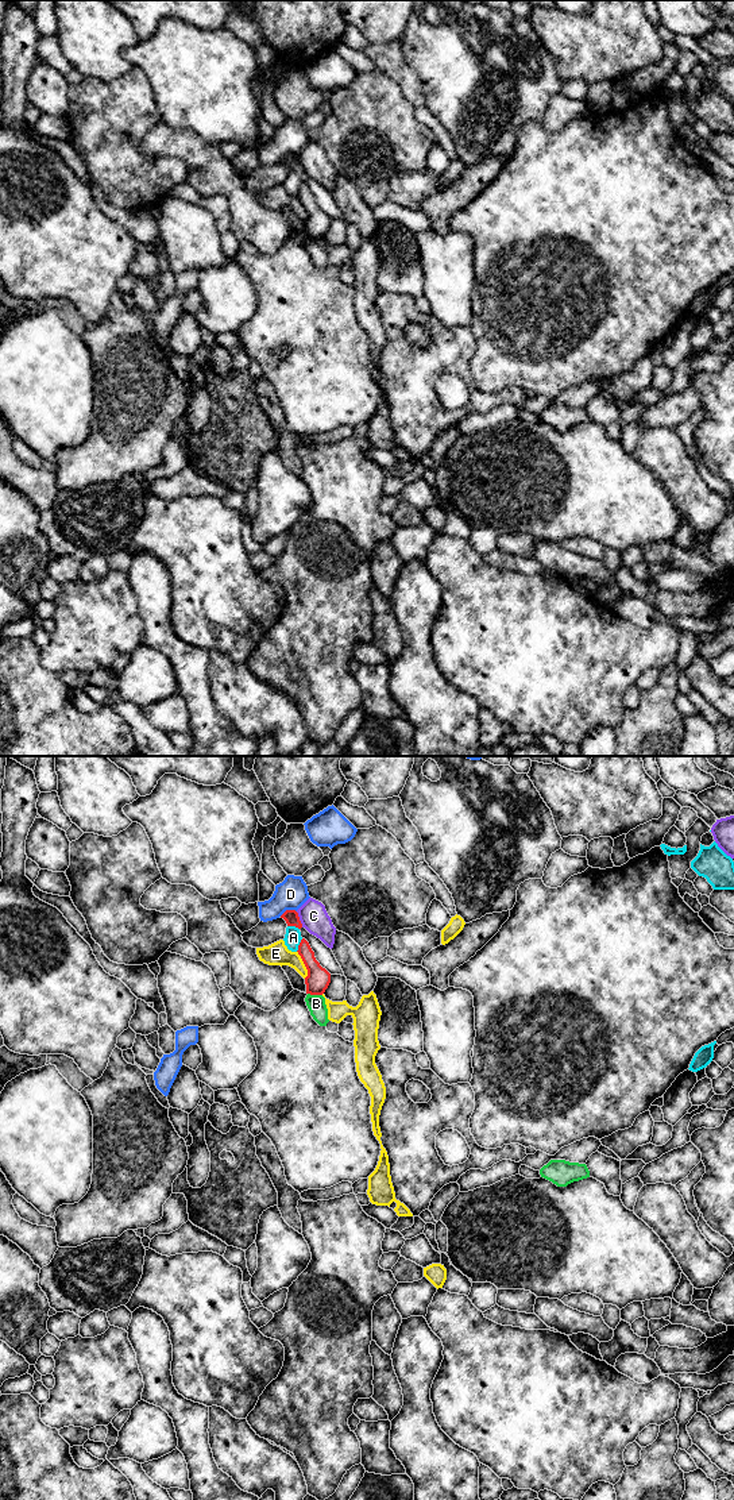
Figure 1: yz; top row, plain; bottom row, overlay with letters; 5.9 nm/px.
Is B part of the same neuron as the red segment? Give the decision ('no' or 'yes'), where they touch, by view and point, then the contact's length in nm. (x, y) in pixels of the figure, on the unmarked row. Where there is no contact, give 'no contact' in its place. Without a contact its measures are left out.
no | yz (315, 238) | 90 nm

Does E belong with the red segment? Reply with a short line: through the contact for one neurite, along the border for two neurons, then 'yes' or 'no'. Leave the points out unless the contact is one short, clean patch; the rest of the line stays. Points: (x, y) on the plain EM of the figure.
line yz (297, 195), (306, 213), (305, 222); no

